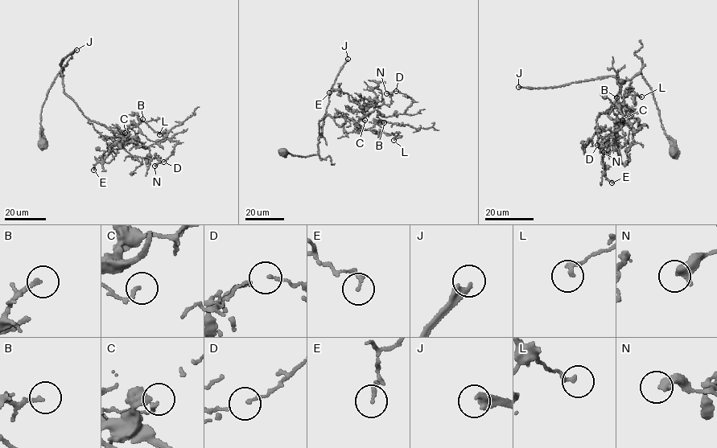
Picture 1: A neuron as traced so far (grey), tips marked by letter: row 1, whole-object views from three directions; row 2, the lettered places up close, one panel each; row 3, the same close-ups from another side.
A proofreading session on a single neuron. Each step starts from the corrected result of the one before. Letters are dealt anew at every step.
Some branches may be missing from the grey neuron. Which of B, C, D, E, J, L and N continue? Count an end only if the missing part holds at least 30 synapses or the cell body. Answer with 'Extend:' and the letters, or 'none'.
Extend: B, J

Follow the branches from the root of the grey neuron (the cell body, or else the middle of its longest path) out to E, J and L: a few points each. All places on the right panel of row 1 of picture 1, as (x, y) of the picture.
E: (673, 150), (642, 76), (619, 82), (617, 100), (607, 113), (615, 123), (624, 123), (603, 158), (611, 182)
J: (673, 150), (673, 142), (662, 125), (651, 88), (640, 73), (623, 81), (611, 76), (555, 87), (518, 87)
L: (673, 150), (640, 73), (619, 82), (608, 117), (628, 121), (624, 98), (641, 96)

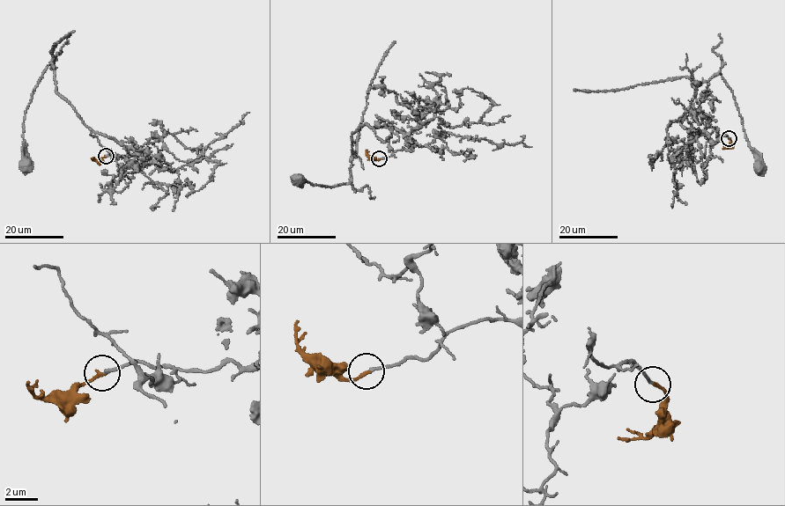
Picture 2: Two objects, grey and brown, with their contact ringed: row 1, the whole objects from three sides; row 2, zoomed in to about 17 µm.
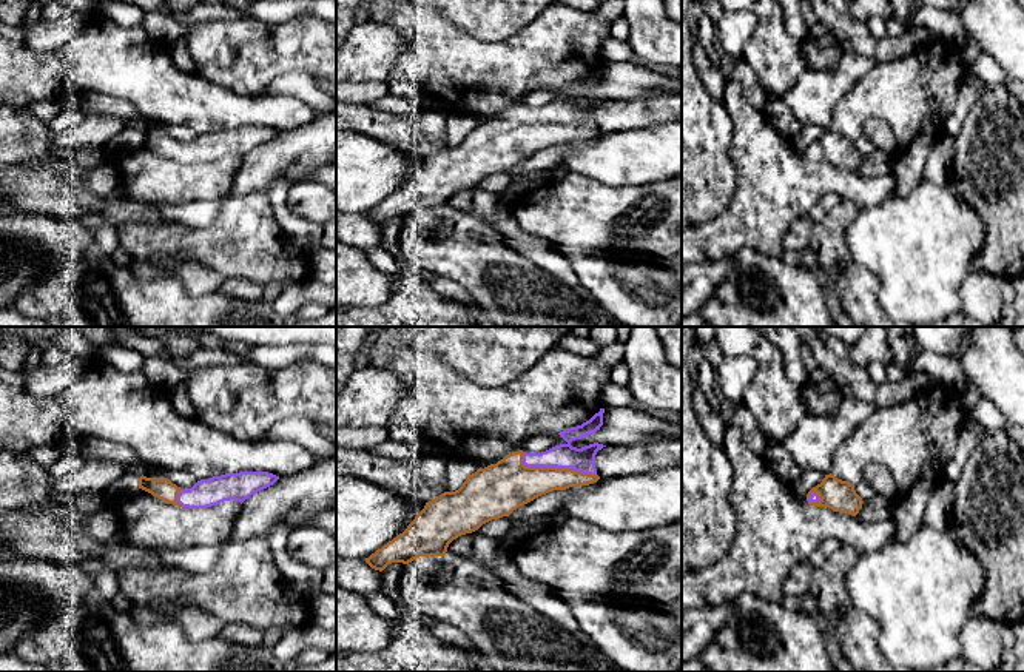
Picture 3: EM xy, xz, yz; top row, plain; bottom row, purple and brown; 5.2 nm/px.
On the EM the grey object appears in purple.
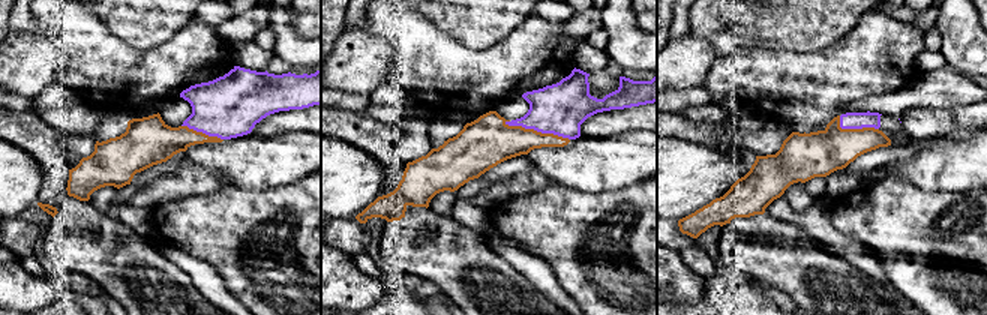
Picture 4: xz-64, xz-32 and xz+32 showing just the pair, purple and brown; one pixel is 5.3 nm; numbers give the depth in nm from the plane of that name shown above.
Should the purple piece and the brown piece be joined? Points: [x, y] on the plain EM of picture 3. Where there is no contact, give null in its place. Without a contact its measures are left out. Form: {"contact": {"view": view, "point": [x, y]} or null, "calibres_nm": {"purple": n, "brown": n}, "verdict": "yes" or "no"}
{"contact": {"view": "xz", "point": [555, 120]}, "calibres_nm": {"purple": 130, "brown": 240}, "verdict": "yes"}

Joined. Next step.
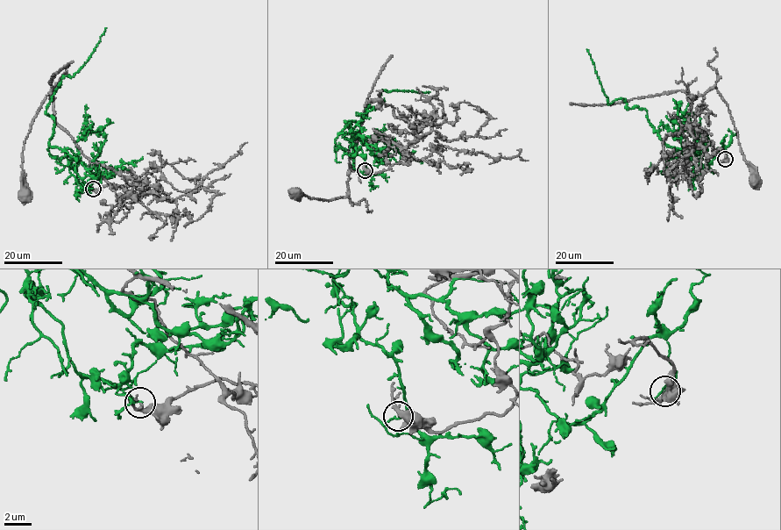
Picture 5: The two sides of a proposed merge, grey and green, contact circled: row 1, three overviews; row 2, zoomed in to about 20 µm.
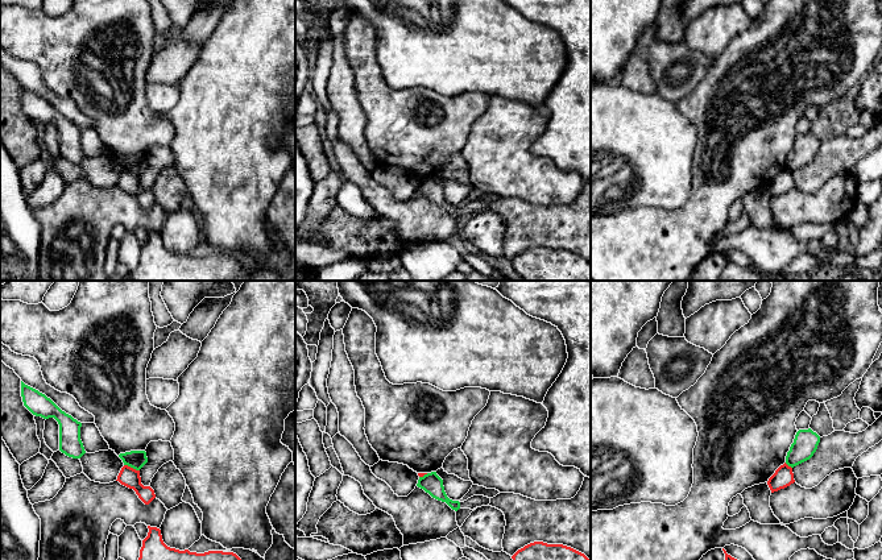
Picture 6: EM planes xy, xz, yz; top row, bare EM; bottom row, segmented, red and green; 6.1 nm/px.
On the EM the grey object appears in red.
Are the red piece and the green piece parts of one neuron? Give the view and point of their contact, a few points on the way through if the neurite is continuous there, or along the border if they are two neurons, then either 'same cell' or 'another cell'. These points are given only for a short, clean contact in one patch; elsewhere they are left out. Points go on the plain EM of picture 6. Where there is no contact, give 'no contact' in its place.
xy (132, 173) | another cell

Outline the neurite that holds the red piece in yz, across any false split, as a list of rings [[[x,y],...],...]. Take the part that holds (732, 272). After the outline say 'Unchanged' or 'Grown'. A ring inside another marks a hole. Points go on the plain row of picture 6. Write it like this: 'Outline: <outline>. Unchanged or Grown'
Outline: [[[722,253],[725,258],[725,266],[720,274],[719,281],[784,281],[780,273],[766,273],[757,266],[740,266]]]. Unchanged

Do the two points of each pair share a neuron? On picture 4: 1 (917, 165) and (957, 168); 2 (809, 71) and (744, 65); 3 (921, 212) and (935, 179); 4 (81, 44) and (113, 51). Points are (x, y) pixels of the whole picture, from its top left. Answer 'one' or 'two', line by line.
1: one
2: one
3: two
4: one

